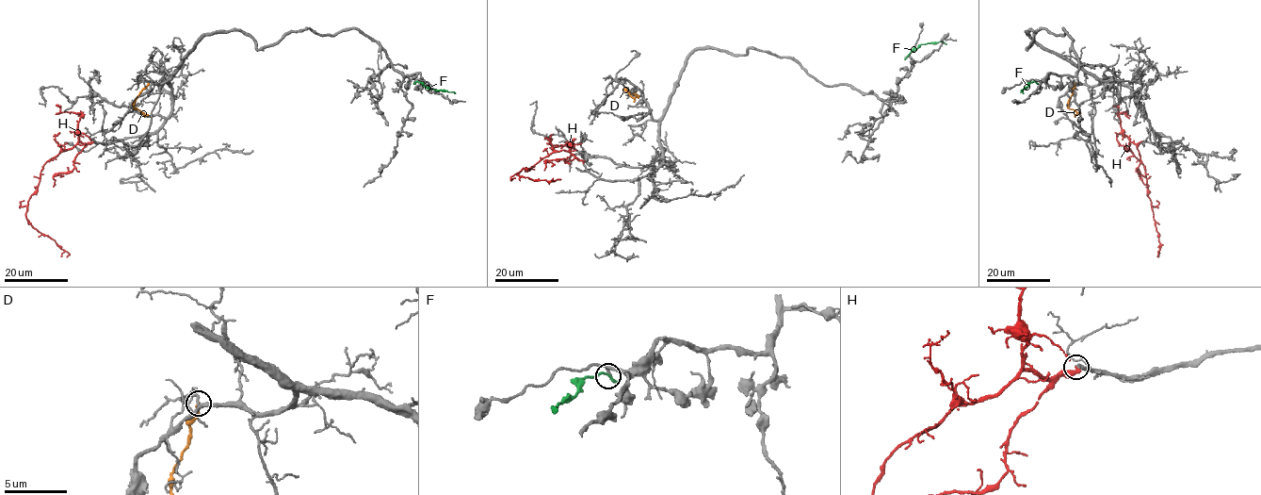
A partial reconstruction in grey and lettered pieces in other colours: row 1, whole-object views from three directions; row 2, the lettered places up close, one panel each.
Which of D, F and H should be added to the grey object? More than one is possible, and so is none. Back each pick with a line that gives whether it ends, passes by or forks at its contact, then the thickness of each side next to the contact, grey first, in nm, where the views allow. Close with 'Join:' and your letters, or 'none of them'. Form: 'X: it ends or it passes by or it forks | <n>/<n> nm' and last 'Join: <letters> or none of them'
H: it ends | 240/240 nm
Join: H

